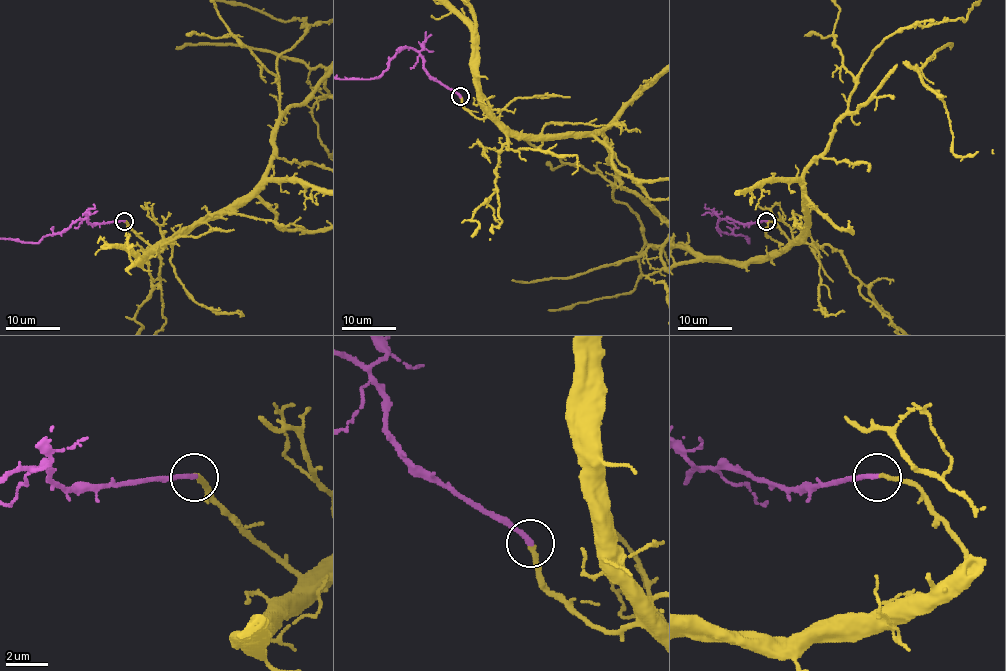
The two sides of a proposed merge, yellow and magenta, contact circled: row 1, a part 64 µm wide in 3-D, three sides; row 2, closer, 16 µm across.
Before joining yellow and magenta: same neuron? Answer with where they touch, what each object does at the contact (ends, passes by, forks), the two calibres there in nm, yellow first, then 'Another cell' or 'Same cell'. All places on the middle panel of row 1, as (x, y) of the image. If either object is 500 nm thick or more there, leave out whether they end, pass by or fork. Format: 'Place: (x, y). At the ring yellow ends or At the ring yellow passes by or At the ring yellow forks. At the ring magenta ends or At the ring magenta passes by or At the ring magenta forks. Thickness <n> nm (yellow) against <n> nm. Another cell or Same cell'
Place: (460, 96). At the ring yellow ends. At the ring magenta ends. Thickness 200 nm (yellow) against 240 nm. Same cell

